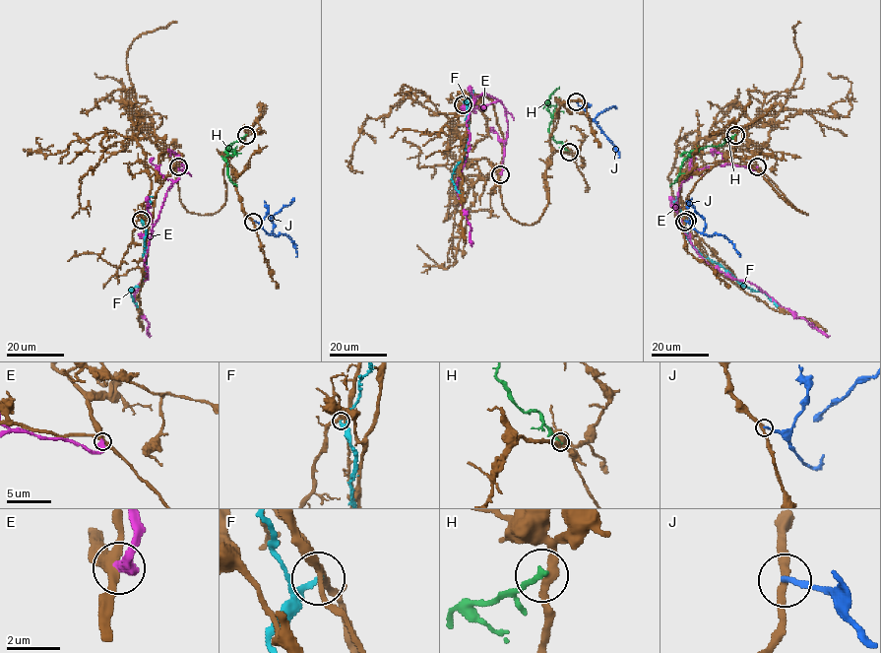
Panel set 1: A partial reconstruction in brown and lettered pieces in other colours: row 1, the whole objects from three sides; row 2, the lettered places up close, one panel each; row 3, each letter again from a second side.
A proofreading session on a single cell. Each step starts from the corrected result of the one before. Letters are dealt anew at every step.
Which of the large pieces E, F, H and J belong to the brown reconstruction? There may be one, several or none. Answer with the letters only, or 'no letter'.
no letter

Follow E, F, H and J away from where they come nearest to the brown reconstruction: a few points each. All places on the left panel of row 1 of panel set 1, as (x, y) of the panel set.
E: (177, 167), (185, 167), (166, 191), (153, 227), (144, 260), (147, 276), (135, 292), (149, 336)
F: (141, 220), (146, 232), (146, 263), (142, 283), (129, 292), (138, 307)
H: (246, 135), (225, 147), (229, 148), (224, 152), (227, 175), (237, 186)
J: (254, 221), (269, 233), (285, 234), (294, 244), (296, 257)

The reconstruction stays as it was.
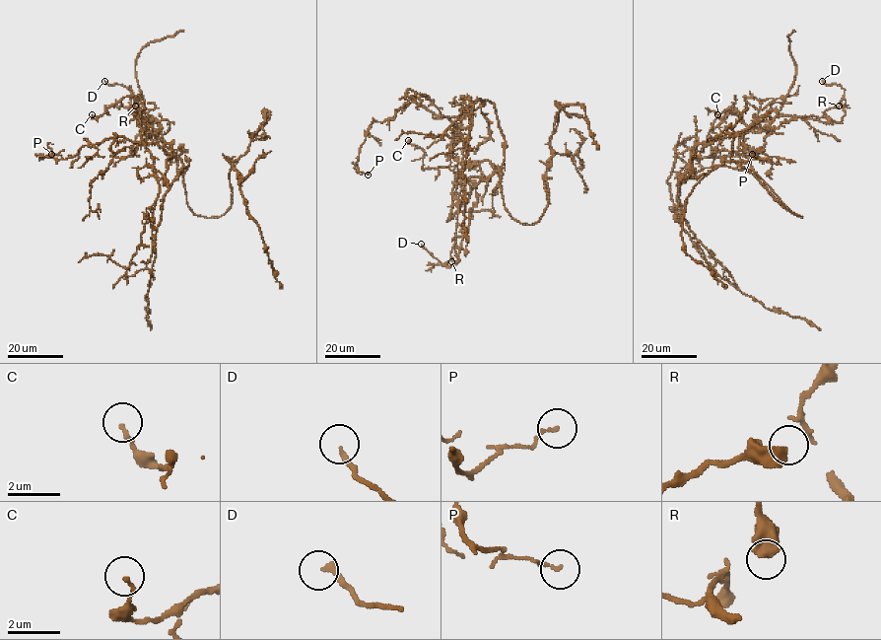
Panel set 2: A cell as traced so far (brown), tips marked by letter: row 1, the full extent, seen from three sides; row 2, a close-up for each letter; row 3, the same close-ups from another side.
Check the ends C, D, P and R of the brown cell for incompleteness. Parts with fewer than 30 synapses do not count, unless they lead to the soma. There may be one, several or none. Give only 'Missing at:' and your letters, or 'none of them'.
Missing at: none of them

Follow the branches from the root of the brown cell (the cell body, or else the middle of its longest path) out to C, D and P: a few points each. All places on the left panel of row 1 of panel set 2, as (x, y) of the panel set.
C: (185, 187), (181, 160), (146, 132), (150, 120), (138, 98), (124, 97), (106, 113), (92, 114)
D: (185, 187), (181, 160), (146, 132), (149, 120), (141, 115), (137, 122), (130, 110), (130, 91), (104, 81)
P: (185, 187), (181, 160), (148, 134), (144, 143), (113, 136), (84, 146), (66, 159), (40, 158), (51, 154)

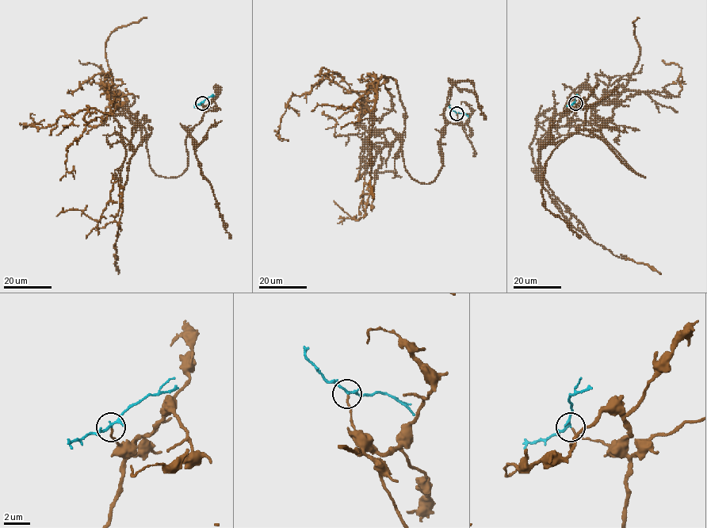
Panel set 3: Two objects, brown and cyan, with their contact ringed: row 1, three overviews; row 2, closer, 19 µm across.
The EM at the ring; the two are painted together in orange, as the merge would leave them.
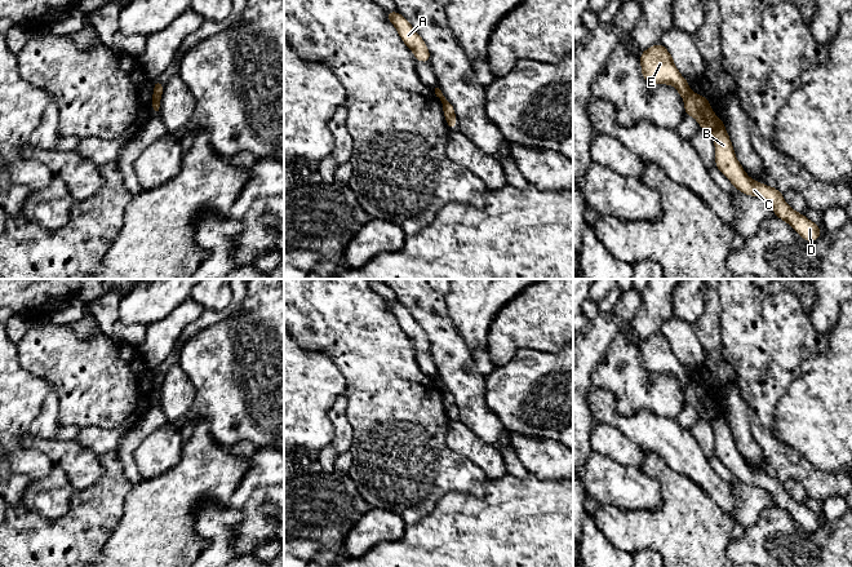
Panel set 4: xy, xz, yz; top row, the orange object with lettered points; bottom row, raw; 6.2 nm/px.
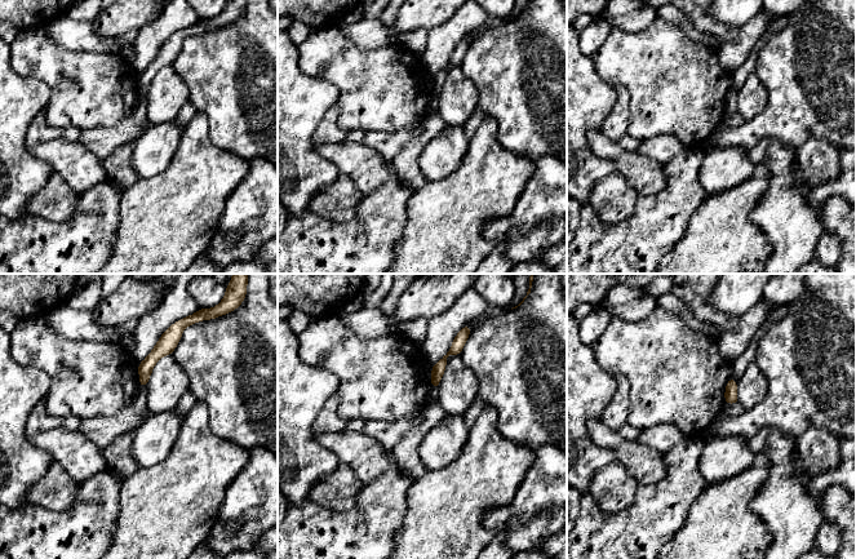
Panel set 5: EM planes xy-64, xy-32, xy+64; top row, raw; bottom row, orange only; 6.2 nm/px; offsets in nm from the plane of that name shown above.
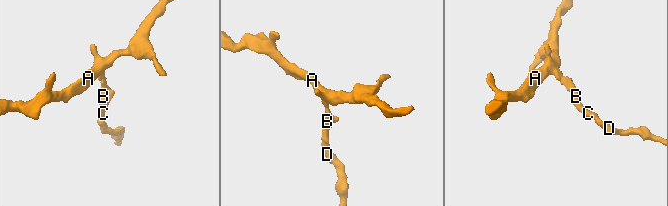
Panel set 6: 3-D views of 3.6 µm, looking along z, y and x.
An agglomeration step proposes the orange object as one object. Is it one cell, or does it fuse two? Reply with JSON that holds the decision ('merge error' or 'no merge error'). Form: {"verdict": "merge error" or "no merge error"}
{"verdict": "merge error"}

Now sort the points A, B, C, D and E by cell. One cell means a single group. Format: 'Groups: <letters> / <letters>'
Groups: A E / B C D

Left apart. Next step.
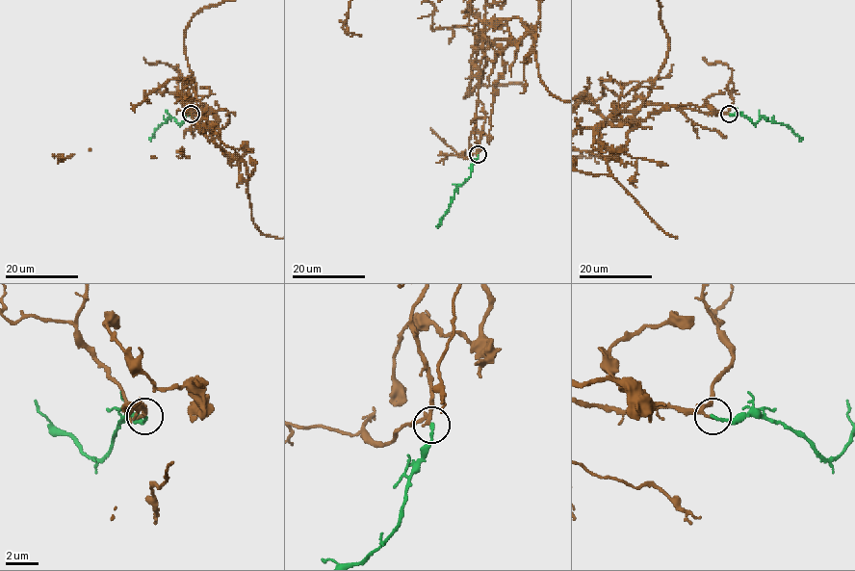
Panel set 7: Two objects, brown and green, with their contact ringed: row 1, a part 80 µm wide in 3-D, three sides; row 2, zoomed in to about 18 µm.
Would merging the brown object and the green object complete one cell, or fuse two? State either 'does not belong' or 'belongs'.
belongs

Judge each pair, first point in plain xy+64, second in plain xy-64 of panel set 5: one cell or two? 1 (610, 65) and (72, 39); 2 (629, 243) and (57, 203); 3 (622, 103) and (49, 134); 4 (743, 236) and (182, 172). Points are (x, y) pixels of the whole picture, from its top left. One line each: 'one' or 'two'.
1: two
2: two
3: one
4: one

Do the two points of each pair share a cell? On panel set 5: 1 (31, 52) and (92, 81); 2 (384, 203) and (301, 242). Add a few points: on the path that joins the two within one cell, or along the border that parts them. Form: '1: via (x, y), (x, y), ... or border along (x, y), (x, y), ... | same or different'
1: via (47, 62), (76, 74) | same
2: via (364, 223), (351, 236), (322, 238) | same

